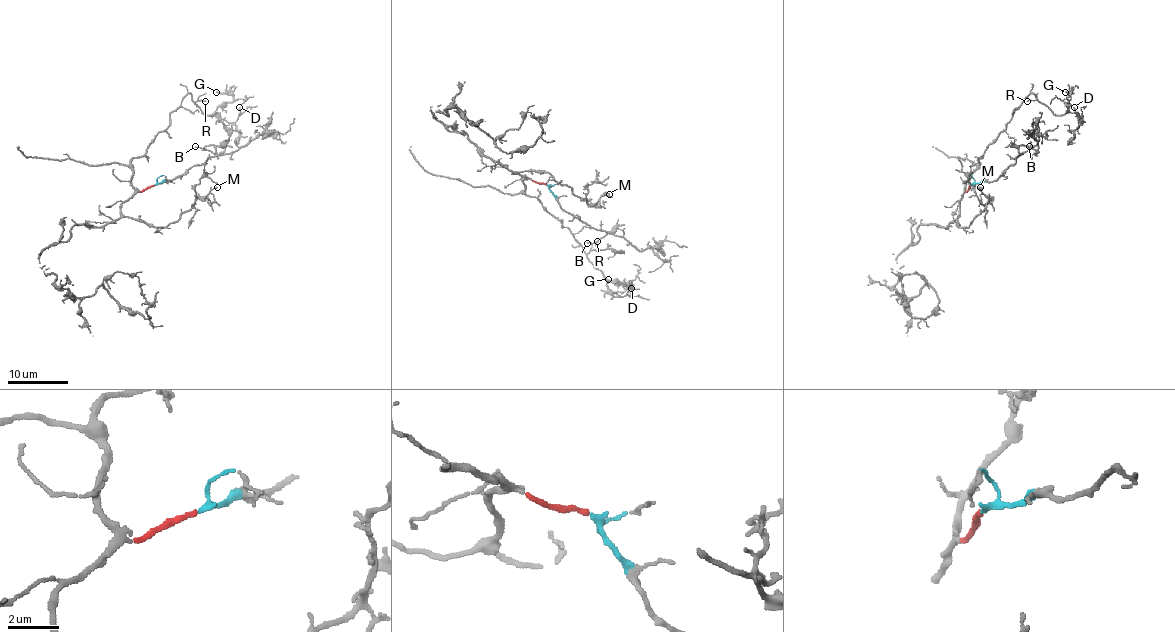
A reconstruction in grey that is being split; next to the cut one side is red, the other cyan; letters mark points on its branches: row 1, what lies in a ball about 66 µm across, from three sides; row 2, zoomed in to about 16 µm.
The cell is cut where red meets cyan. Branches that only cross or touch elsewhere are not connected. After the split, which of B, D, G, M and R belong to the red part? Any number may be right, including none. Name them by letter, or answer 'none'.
D, G, M, R

